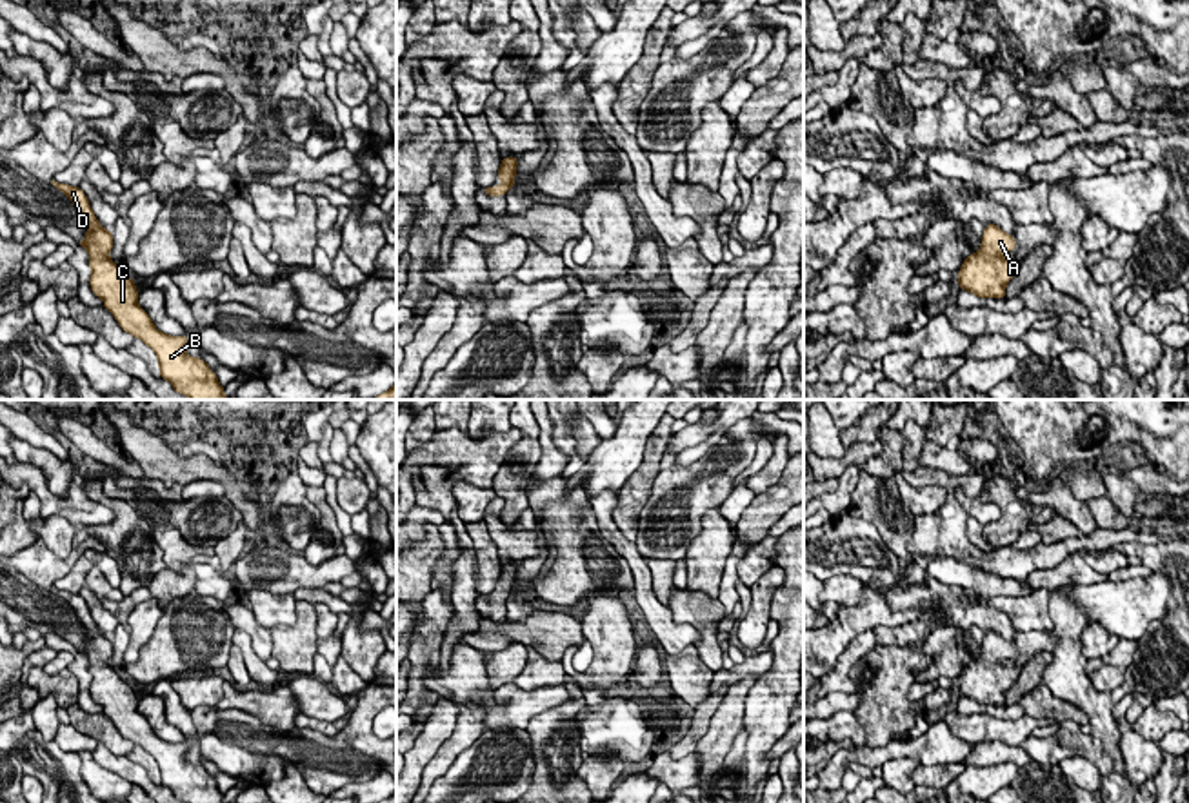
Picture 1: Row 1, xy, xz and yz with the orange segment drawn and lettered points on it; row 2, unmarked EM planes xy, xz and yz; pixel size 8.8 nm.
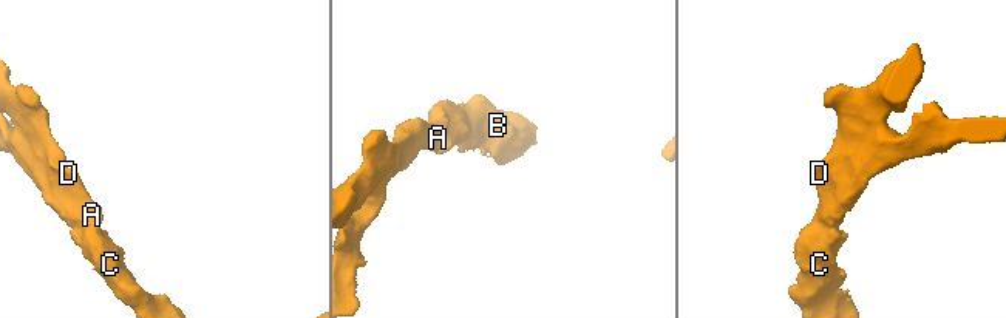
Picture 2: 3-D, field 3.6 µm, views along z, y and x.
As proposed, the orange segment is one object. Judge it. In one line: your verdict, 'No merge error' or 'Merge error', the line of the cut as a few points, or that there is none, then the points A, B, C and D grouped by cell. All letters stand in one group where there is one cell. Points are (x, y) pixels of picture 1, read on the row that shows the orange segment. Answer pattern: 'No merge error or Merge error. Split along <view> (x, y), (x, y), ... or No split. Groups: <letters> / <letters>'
No merge error. No split. Groups: A B C D

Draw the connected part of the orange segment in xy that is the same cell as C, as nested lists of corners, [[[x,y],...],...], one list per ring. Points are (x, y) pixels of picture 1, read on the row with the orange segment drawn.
[[[51,183],[67,194],[75,203],[78,216],[87,225],[87,236],[76,242],[91,260],[91,291],[104,300],[104,307],[116,318],[118,325],[149,345],[160,367],[160,378],[167,380],[176,392],[191,400],[229,400],[218,383],[215,371],[202,358],[185,354],[187,336],[169,336],[160,332],[151,322],[147,311],[138,305],[135,280],[125,276],[107,256],[113,249],[113,234],[104,229],[91,211],[89,200],[80,187],[67,183]]]

